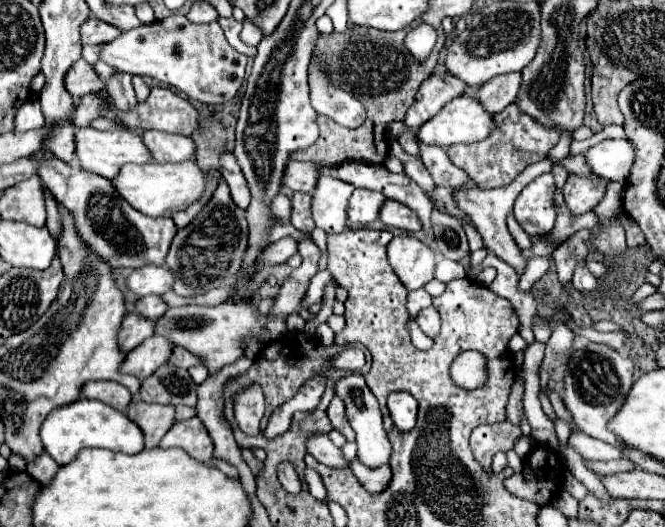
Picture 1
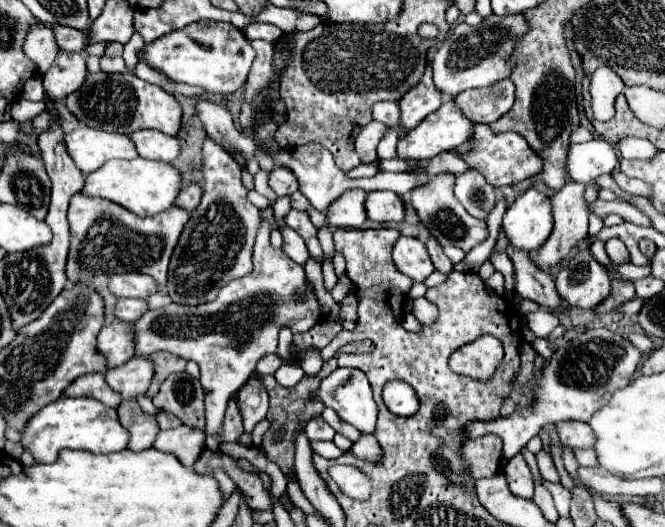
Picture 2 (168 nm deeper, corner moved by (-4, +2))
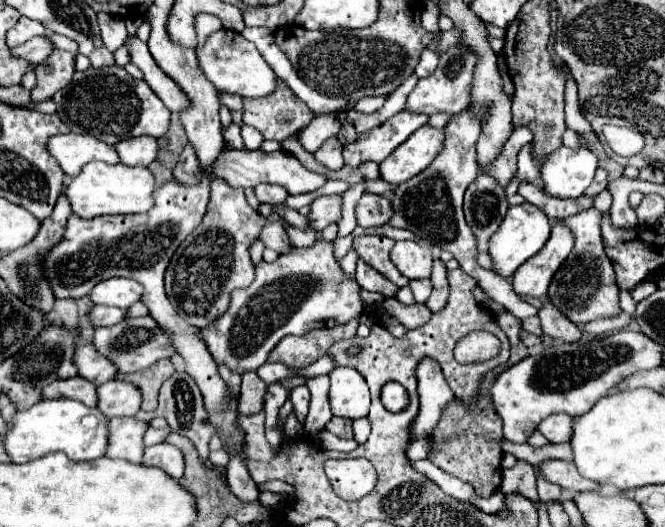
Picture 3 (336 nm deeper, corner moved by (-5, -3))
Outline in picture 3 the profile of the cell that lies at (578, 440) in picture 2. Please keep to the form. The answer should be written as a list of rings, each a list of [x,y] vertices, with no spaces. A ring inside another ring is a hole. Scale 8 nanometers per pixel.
[[[551,414],[539,422],[537,430],[549,442],[567,442],[567,438],[571,438],[571,422],[569,414]]]

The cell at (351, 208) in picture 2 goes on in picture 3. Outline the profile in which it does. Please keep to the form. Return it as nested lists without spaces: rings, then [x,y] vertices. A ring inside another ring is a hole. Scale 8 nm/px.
[[[319,196],[311,202],[311,210],[307,214],[309,226],[315,232],[321,232],[329,222],[339,222],[341,218],[341,196]]]

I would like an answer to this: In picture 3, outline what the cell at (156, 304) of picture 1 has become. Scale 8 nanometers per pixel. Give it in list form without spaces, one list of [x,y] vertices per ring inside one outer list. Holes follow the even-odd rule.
[[[91,306],[87,318],[93,326],[113,326],[125,318],[125,310],[113,306]]]

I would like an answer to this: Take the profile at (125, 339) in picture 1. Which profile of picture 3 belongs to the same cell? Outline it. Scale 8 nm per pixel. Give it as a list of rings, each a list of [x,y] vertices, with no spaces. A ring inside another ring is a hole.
[[[91,344],[77,346],[77,350],[73,354],[73,364],[77,368],[77,374],[81,378],[93,382],[95,386],[113,380],[117,374],[117,370],[111,366],[111,362],[107,362],[107,358],[103,358]]]

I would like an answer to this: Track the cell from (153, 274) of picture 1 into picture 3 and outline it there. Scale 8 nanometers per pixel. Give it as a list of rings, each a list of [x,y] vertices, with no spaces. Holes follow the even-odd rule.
[[[109,278],[99,282],[91,292],[89,298],[93,304],[103,306],[115,306],[127,310],[131,304],[139,300],[139,294],[143,292],[143,286],[131,278]]]

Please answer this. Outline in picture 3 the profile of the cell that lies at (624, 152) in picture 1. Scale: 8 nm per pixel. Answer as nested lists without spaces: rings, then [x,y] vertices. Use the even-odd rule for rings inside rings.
[[[559,146],[539,164],[543,190],[555,198],[579,198],[591,184],[597,166],[599,160],[591,150]]]

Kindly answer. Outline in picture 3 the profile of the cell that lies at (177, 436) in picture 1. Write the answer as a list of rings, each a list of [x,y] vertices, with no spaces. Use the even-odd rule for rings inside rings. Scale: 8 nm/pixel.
[[[165,442],[145,448],[141,464],[161,468],[173,480],[179,480],[183,476],[183,454],[179,454],[179,448]]]

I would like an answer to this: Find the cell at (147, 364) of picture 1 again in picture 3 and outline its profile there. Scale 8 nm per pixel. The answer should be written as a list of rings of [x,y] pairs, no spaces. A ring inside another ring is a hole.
[[[105,382],[103,386],[97,386],[97,408],[105,418],[123,418],[123,416],[135,416],[141,406],[141,394],[135,390],[135,386],[127,382]]]

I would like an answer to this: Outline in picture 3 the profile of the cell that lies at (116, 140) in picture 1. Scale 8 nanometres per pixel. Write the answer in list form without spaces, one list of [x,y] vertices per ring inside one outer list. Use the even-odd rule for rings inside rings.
[[[59,134],[51,136],[47,140],[49,154],[57,160],[61,170],[67,176],[79,174],[79,170],[93,160],[101,160],[107,164],[117,164],[119,156],[115,154],[115,148],[99,142],[97,138],[91,138],[89,134]]]

